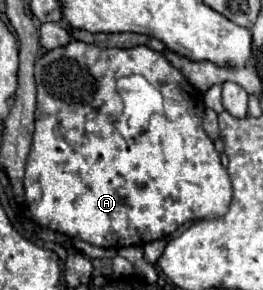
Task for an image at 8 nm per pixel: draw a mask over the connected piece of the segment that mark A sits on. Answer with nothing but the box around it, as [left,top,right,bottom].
[24,40,232,248]

